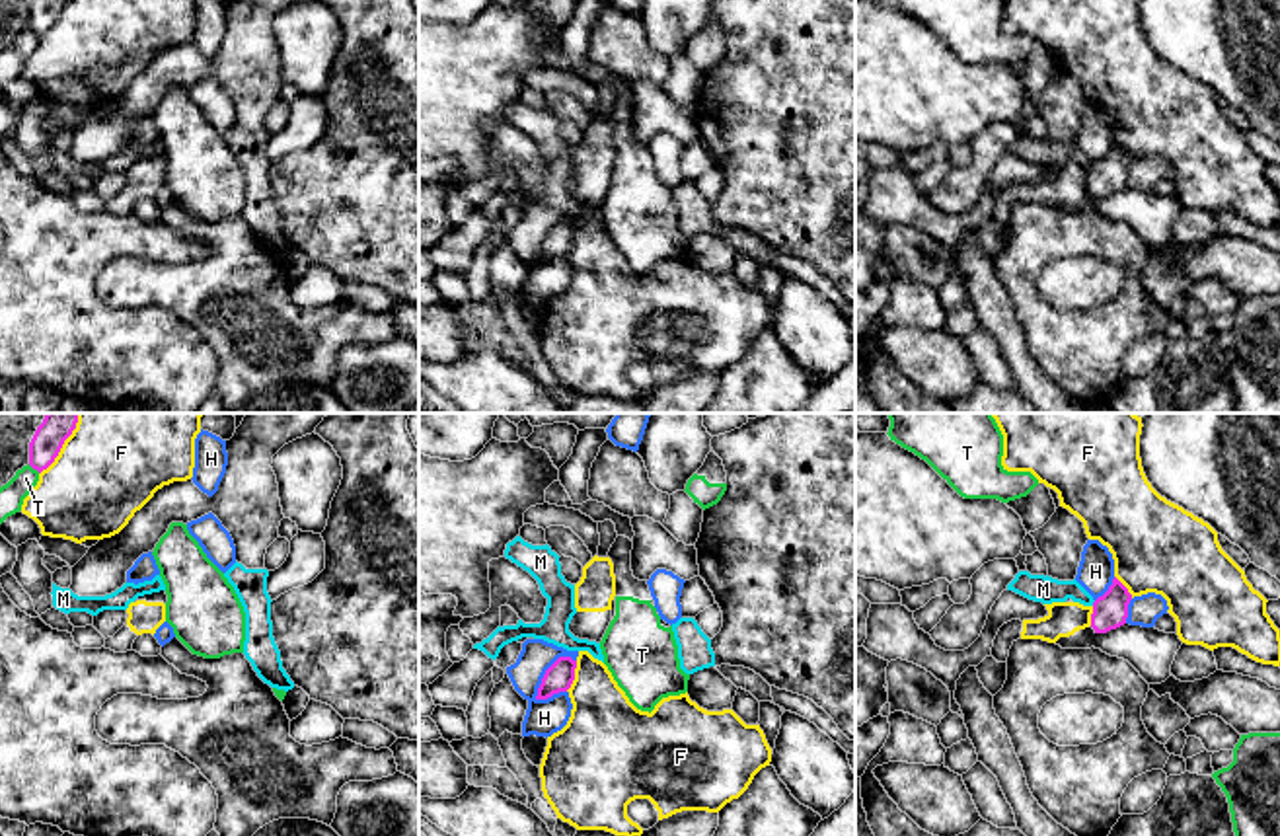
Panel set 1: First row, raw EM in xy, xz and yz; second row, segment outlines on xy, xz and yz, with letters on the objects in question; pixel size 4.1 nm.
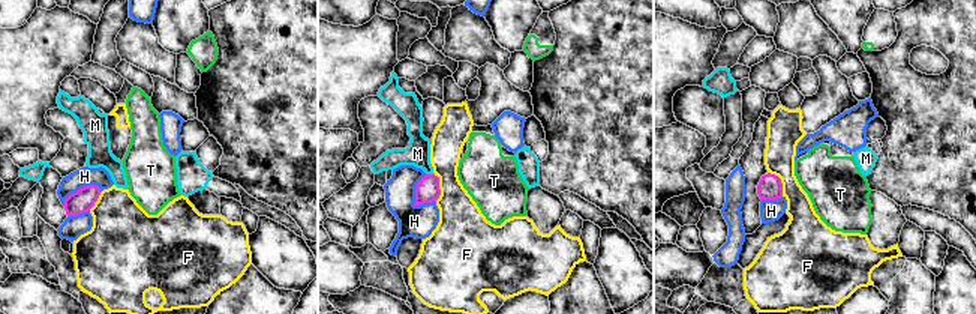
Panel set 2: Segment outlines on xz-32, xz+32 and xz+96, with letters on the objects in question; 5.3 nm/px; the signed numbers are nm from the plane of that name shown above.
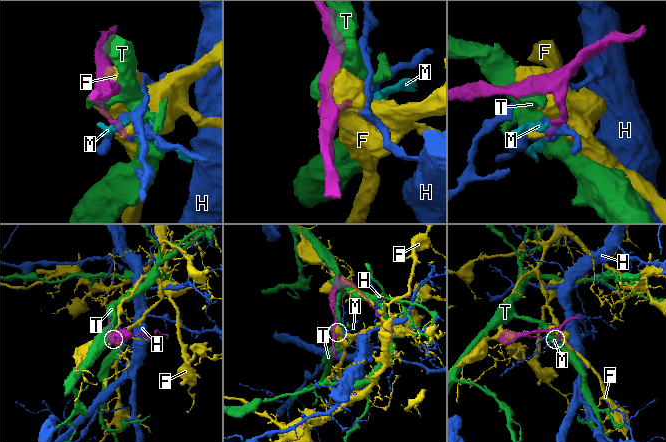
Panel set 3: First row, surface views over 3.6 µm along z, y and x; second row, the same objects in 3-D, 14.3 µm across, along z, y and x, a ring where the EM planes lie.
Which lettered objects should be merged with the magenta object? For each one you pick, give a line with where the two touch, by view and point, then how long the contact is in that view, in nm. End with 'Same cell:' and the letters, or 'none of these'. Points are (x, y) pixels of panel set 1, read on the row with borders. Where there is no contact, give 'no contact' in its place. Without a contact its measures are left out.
Same cell: none of these

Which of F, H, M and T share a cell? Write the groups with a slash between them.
F / H / M / T

